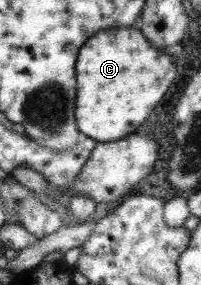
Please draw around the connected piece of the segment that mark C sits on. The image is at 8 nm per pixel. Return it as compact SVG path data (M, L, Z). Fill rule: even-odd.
M109 28L94 33L79 47L75 59L75 109L80 134L96 143L128 137L147 119L175 77L169 55L153 49L138 29Z

